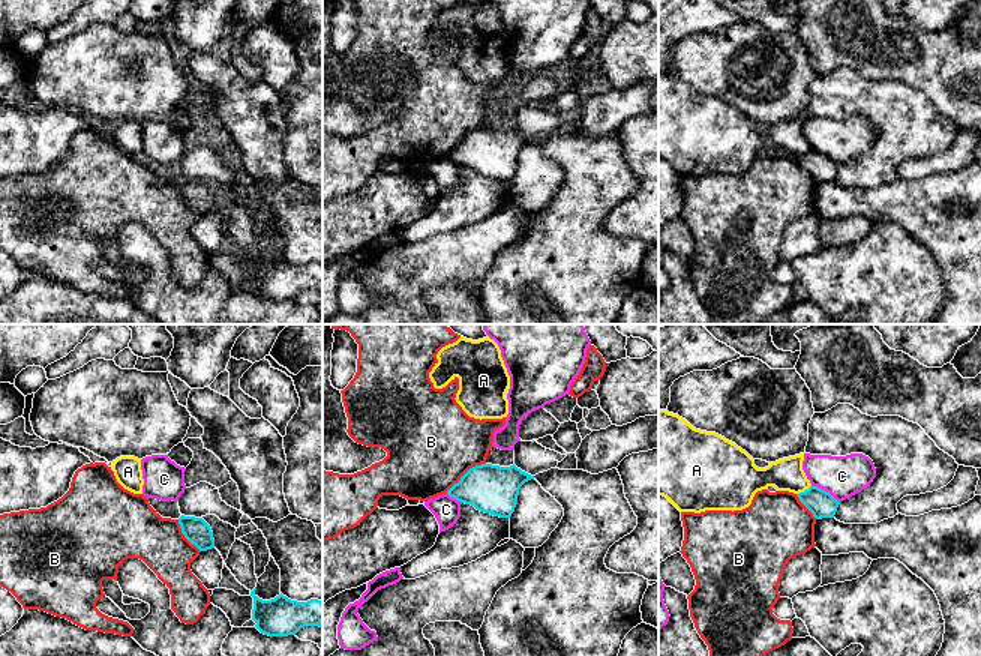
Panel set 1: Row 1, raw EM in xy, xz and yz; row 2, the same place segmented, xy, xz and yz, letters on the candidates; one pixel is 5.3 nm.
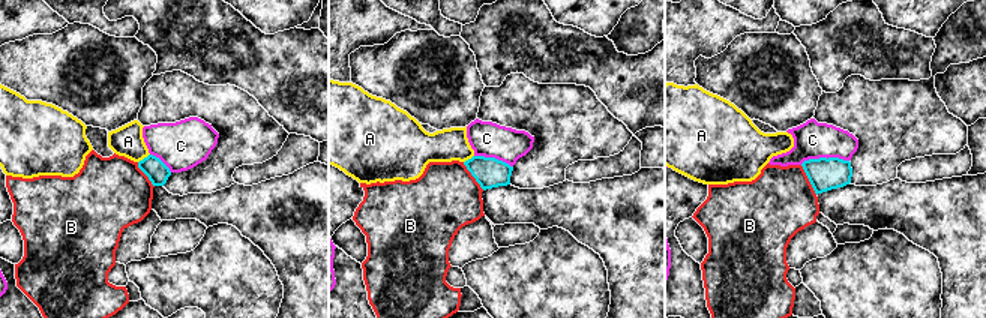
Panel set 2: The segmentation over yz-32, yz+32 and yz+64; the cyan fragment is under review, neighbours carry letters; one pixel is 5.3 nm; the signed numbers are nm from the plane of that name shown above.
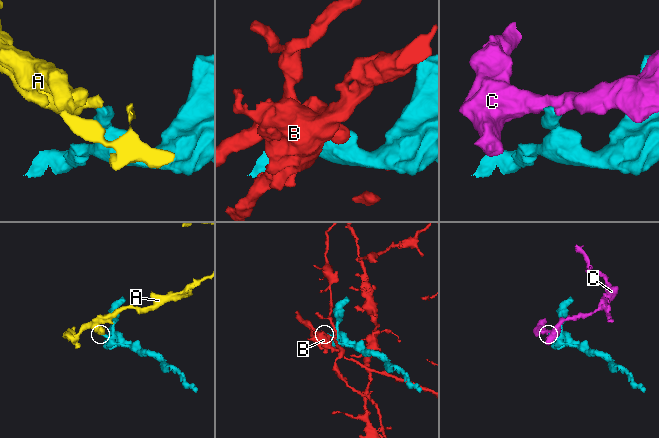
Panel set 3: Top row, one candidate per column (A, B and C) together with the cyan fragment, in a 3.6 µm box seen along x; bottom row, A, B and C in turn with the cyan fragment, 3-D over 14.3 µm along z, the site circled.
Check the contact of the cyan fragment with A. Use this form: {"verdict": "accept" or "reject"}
{"verdict": "reject"}

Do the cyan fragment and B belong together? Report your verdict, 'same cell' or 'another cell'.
another cell

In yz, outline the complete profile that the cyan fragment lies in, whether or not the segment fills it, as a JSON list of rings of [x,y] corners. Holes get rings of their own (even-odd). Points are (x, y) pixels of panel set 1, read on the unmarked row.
[[[810,150],[796,159],[816,183],[834,182],[840,168],[840,165],[837,165],[830,156],[818,150]]]

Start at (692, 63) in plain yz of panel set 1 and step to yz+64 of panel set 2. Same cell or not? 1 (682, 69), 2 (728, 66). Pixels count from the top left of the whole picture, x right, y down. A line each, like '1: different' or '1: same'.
1: different
2: same

